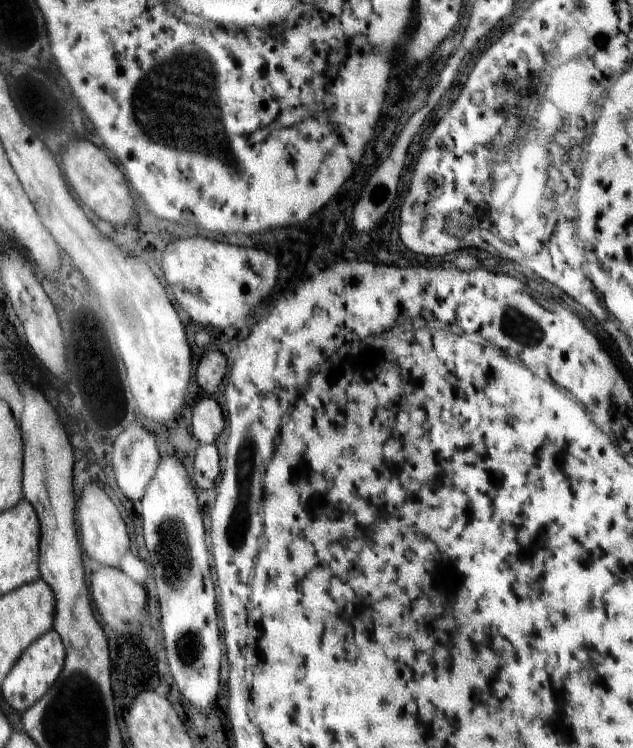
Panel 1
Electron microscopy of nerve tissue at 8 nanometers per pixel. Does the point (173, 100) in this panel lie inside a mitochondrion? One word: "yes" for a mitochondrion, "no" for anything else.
yes

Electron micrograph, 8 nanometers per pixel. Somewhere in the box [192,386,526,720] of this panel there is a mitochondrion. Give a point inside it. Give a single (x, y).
(241, 527)

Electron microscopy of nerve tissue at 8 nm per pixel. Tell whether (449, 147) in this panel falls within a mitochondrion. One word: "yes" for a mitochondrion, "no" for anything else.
no

